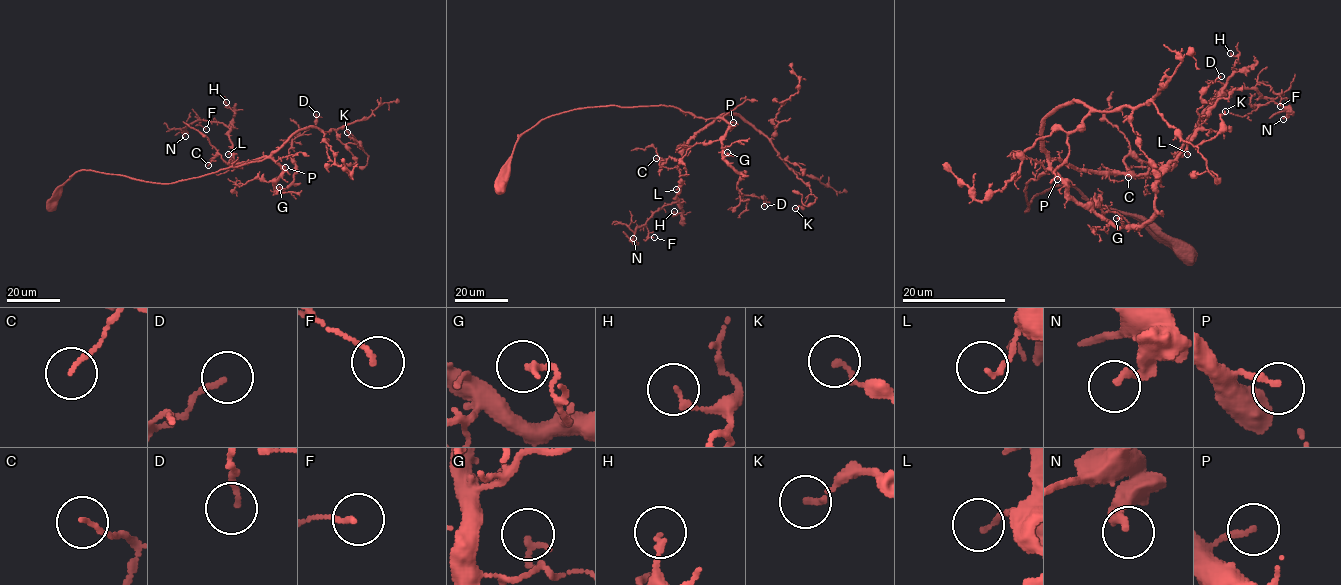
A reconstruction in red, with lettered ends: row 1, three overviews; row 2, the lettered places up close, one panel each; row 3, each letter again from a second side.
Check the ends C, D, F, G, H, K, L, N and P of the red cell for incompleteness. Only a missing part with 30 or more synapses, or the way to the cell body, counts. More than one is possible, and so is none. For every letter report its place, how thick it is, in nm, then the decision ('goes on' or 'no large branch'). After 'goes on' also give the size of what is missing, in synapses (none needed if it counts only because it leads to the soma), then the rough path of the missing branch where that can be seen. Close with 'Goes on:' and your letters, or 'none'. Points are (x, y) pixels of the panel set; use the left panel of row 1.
C: at (208, 165); 90 nm thick; no large branch
D: at (316, 114); 140 nm thick; no large branch
F: at (206, 129); 140 nm thick; no large branch
G: at (279, 187); 200 nm thick; no large branch
H: at (226, 102); 180 nm thick; no large branch
K: at (347, 132); 150 nm thick; no large branch
L: at (228, 154); 110 nm thick; no large branch
N: at (185, 136); 190 nm thick; no large branch
P: at (285, 167); 180 nm thick; no large branch
Goes on: none

